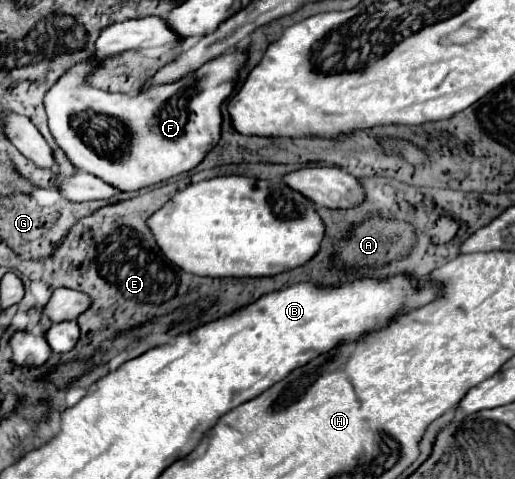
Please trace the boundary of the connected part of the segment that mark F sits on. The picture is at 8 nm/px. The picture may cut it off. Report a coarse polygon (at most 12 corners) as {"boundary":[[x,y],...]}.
{"boundary":[[160,17],[114,23],[48,89],[78,171],[138,191],[220,137],[244,47],[140,103],[88,85],[112,51],[172,45]]}

